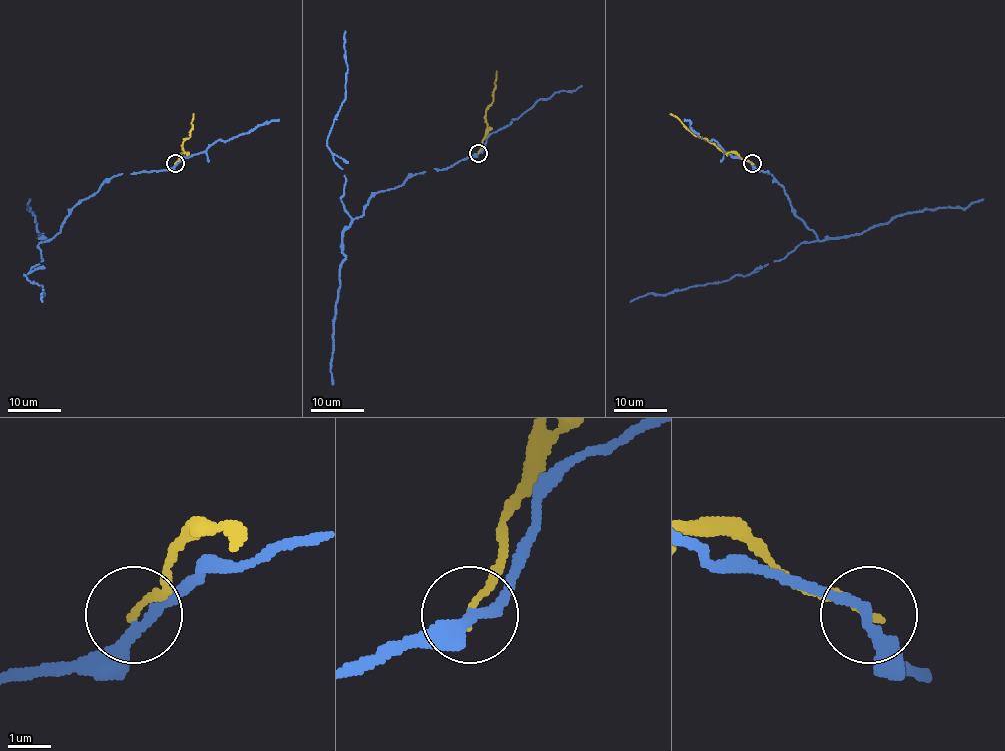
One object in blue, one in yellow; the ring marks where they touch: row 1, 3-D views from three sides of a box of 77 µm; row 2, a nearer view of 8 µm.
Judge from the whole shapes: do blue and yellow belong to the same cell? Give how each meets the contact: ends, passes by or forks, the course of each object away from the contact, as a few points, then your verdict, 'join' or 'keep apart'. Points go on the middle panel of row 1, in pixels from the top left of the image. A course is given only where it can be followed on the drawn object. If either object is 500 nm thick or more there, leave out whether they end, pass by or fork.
blue passes by; yellow ends there; blue runs (477, 153), (377, 192), (364, 213), (353, 219), (341, 200), (345, 174), (327, 145), (345, 98), (345, 31); yellow runs (477, 153), (485, 137), (485, 110), (492, 102), (496, 71); keep apart

